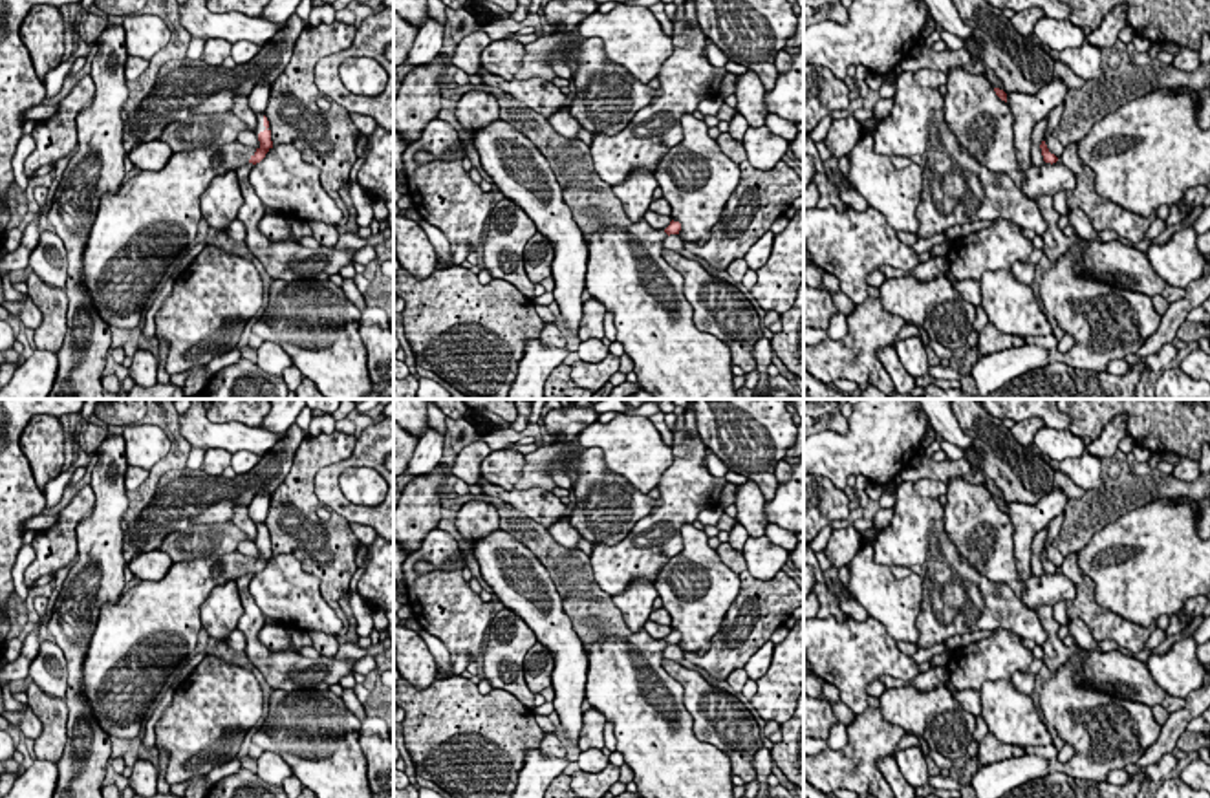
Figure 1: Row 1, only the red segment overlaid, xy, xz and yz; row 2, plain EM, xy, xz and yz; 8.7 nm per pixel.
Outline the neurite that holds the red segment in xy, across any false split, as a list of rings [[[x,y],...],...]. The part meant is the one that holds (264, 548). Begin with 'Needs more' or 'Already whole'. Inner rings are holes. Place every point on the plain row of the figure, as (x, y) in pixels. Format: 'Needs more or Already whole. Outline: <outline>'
Needs more. Outline: [[[264,523],[256,525],[260,556],[249,558],[238,549],[220,556],[198,556],[174,562],[157,580],[145,580],[119,597],[115,604],[103,604],[82,663],[82,692],[97,714],[99,725],[119,739],[137,739],[141,723],[183,661],[194,655],[201,630],[201,604],[216,586],[260,573],[273,558],[271,536]]]

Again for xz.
Needs more. Outline: [[[644,628],[630,637],[597,639],[586,646],[586,701],[613,723],[617,750],[633,771],[641,798],[732,798],[730,758],[696,738],[683,686],[661,666],[664,648],[679,641],[679,631],[657,641]]]

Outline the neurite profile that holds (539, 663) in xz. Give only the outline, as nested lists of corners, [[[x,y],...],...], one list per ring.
[[[536,641],[524,659],[525,683],[533,694],[540,694],[553,685],[553,668],[553,652]]]

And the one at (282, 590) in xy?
[[[293,555],[269,558],[249,582],[249,593],[265,617],[295,630],[339,635],[342,620],[320,593],[320,580],[308,575]]]

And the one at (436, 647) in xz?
[[[421,630],[419,635],[438,663],[439,677],[441,679],[452,677],[452,672],[448,666],[448,650],[445,648],[445,644],[425,630]]]

